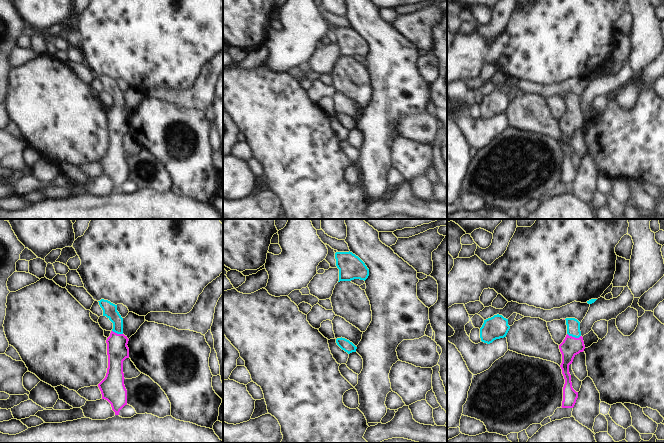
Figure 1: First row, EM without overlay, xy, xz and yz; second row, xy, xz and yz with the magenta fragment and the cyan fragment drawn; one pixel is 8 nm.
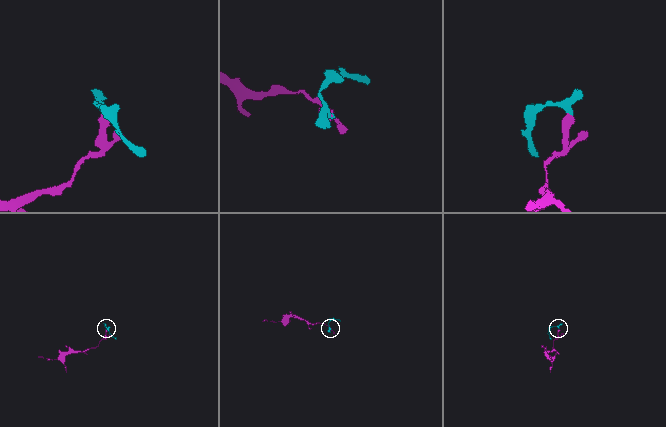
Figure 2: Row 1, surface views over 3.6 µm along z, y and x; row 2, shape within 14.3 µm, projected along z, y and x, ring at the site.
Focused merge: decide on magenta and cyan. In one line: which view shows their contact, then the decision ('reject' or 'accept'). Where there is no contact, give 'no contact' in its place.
yz | accept

